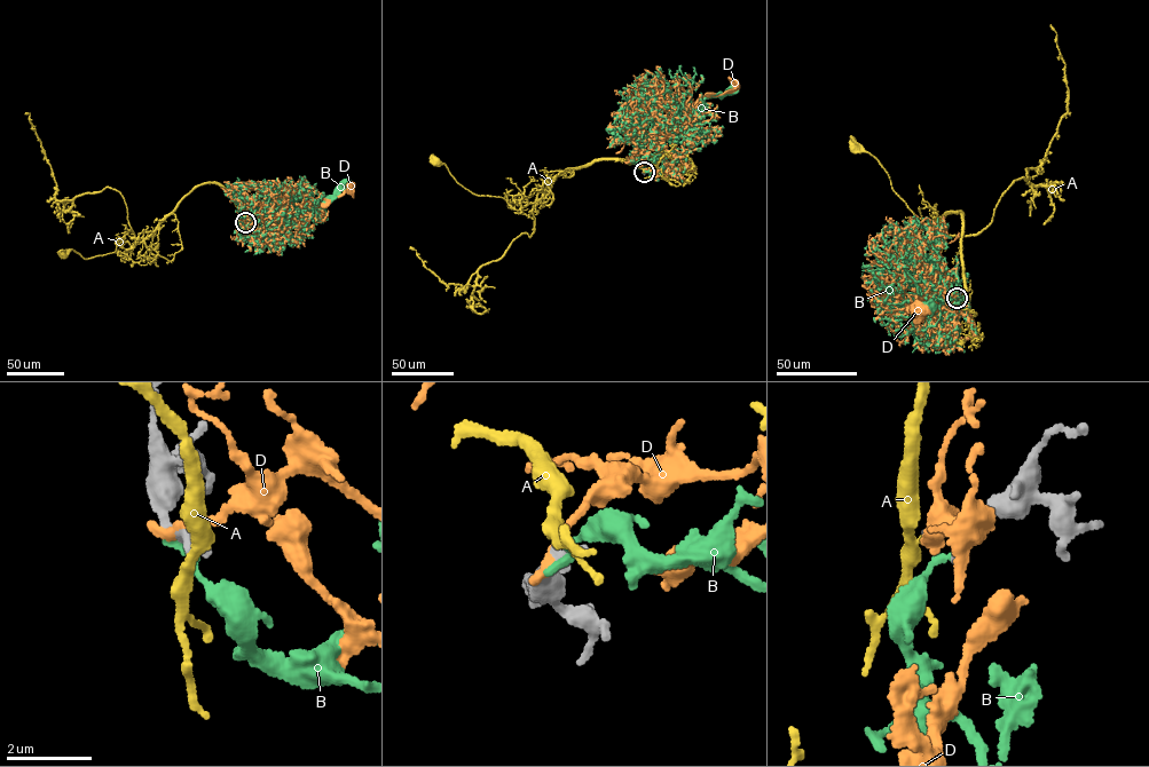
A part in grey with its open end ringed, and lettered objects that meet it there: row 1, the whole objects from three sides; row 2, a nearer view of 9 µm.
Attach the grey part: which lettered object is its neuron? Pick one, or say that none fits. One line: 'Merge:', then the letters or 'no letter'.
Merge: no letter

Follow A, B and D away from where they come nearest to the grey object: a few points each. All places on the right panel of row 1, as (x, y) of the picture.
A: (955, 297), (961, 212), (941, 219), (936, 230), (939, 232), (933, 232), (892, 189), (879, 161), (854, 148)
B: (957, 297), (957, 325), (942, 292), (935, 302), (918, 303), (921, 303), (925, 310), (933, 306)
D: (958, 297), (954, 325), (949, 301), (943, 295), (917, 298), (923, 316), (922, 308)

